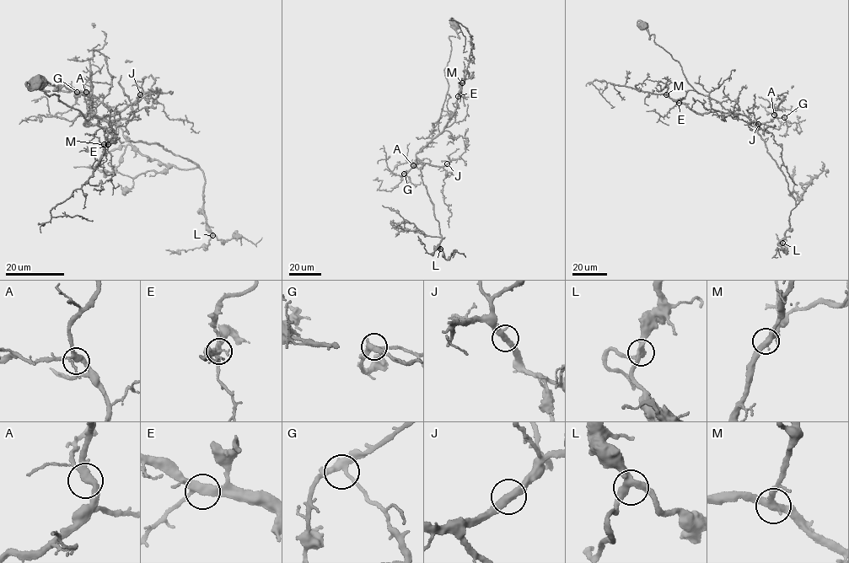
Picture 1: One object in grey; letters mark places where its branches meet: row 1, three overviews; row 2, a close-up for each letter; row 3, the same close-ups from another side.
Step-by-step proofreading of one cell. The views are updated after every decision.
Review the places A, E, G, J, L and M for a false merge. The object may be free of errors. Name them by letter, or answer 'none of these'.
none of these

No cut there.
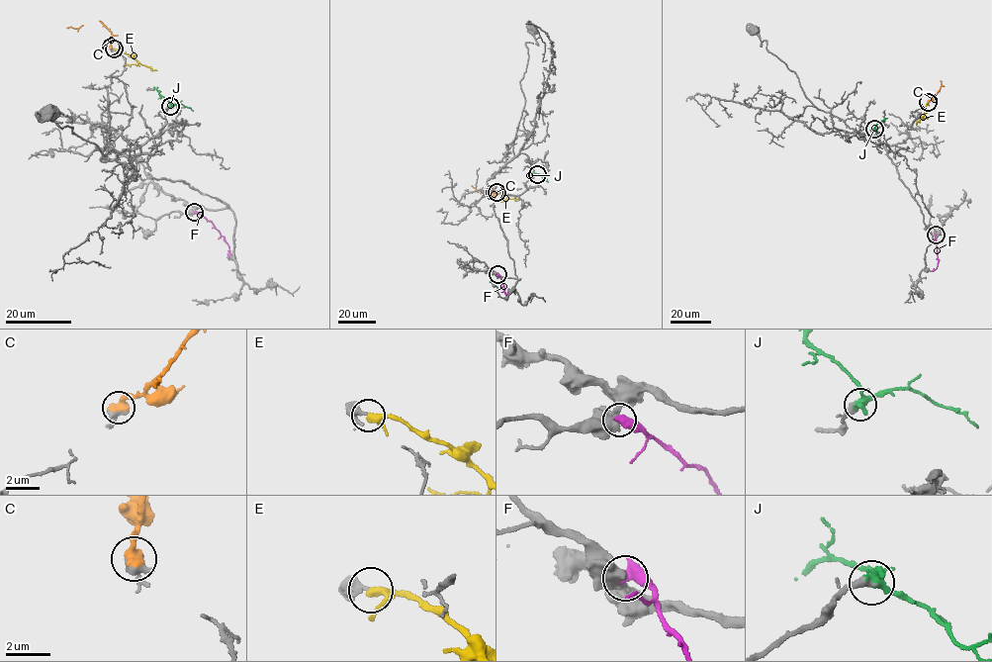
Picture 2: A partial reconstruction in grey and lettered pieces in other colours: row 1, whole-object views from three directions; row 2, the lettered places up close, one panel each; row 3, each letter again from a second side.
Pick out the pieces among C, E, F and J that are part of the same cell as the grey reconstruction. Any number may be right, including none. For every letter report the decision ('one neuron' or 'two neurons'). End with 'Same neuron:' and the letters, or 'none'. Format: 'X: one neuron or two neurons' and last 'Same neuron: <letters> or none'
C: two neurons
E: two neurons
F: two neurons
J: one neuron
Same neuron: J

